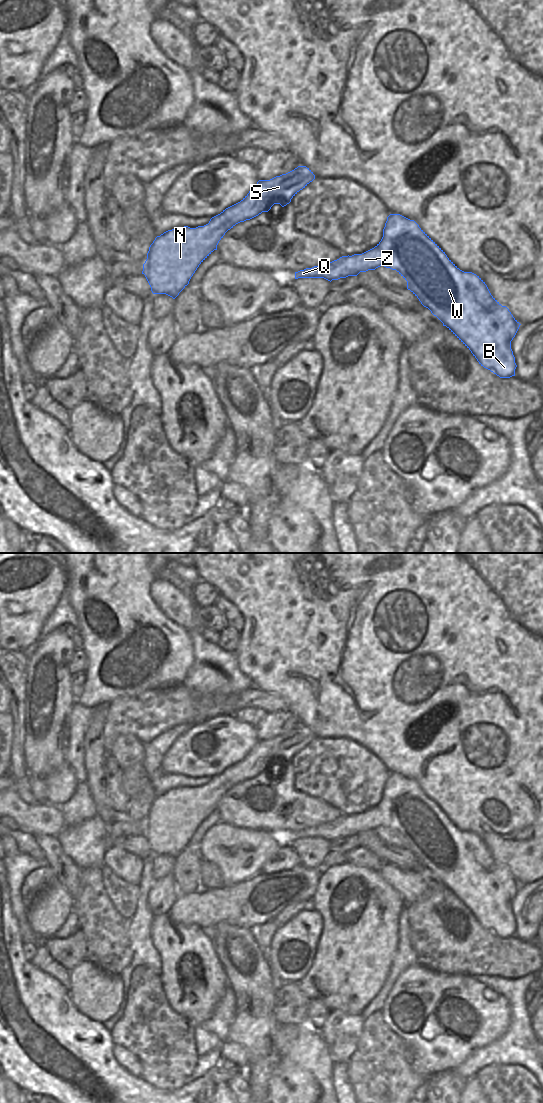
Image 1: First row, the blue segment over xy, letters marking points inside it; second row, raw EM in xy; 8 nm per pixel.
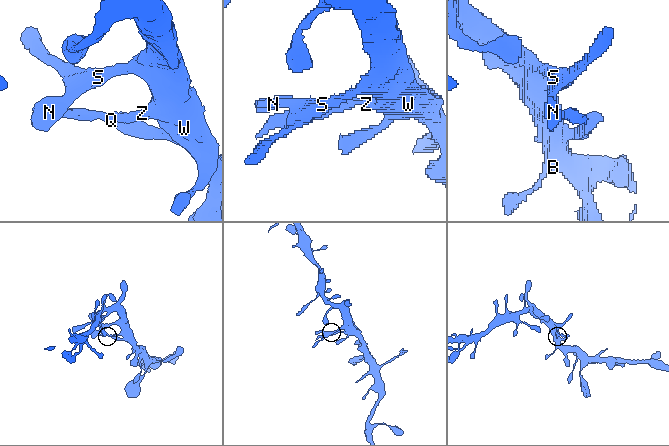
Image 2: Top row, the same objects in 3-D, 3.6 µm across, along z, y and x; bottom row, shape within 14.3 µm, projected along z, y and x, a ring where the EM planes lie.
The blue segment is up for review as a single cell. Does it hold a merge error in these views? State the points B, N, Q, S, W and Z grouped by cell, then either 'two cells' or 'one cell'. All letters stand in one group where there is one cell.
B N Q S W Z | one cell

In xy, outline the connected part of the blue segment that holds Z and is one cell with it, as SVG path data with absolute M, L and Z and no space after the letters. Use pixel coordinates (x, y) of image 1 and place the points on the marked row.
M390 214L383 237L374 248L300 270L295 272L295 279L324 278L331 282L380 266L396 270L407 281L407 289L471 351L481 366L500 378L515 376L517 365L511 341L521 324L491 295L479 276L460 270L414 220Z

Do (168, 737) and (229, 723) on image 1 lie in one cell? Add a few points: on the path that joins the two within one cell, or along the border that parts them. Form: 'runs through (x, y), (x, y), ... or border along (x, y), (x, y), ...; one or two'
border along (192, 725), (181, 733), (165, 752); two

